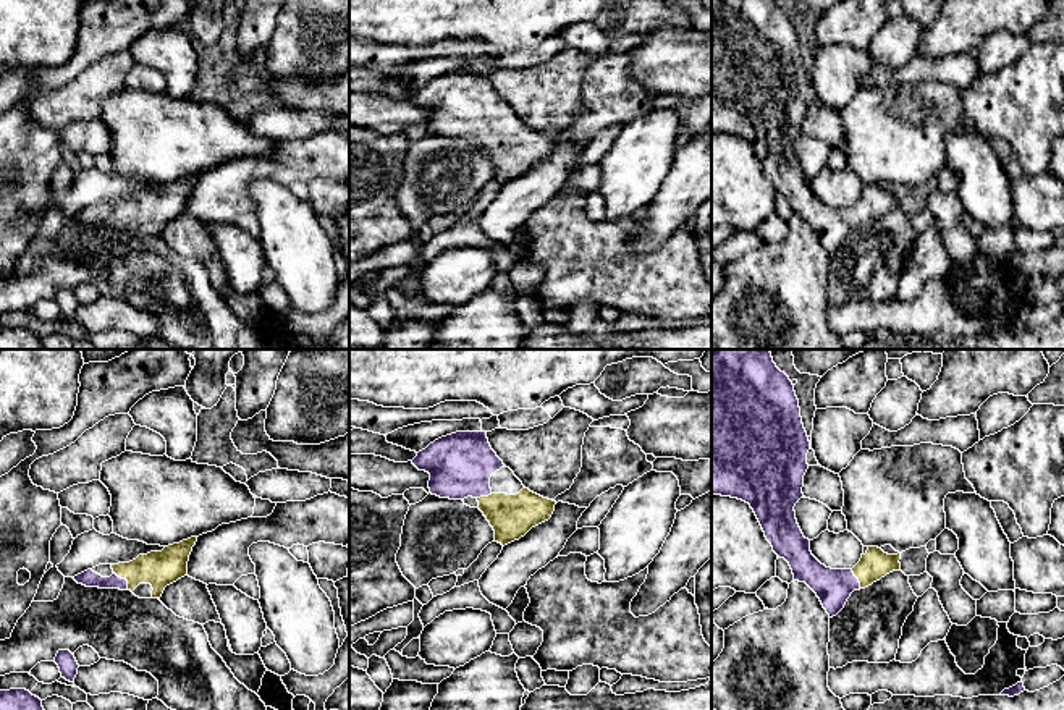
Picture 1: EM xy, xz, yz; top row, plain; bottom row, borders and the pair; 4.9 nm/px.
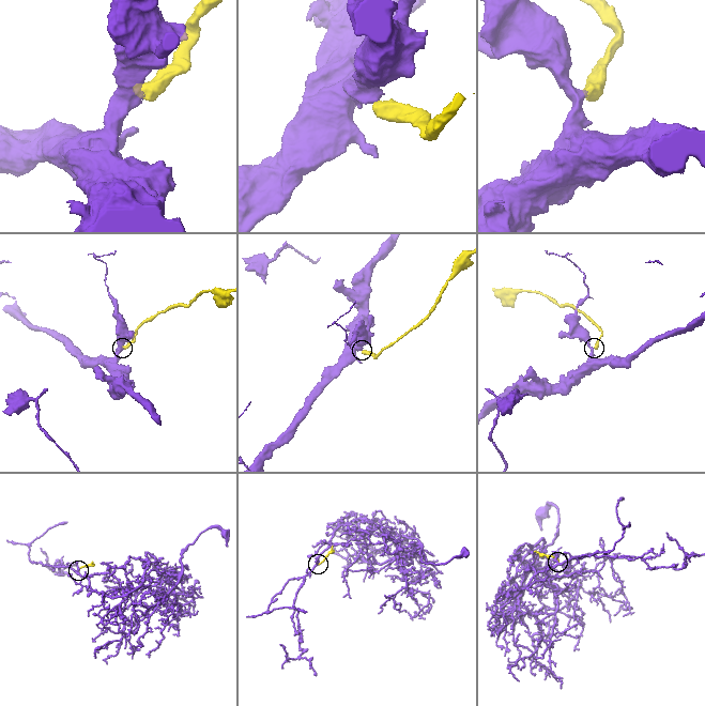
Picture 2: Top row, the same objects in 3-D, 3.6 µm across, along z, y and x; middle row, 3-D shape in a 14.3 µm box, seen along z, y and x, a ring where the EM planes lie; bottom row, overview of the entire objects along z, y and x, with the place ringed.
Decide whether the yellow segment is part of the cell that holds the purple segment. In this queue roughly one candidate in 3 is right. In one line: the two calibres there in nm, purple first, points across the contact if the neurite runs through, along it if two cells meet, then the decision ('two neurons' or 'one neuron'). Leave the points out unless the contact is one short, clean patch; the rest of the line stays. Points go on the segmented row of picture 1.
80 nm thick on the purple side, 180 nm on the other; runs through xy (88, 578), (97, 581), (125, 579), (136, 571), (162, 568); one neuron

